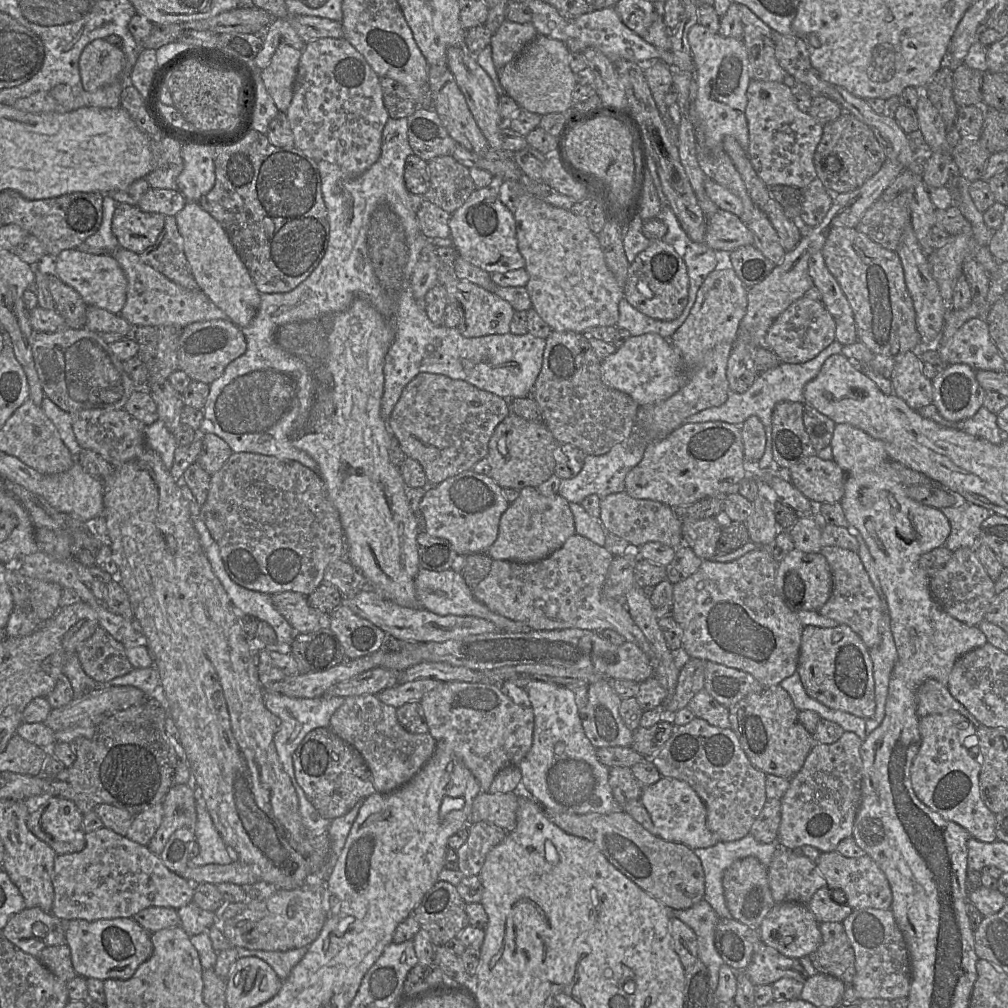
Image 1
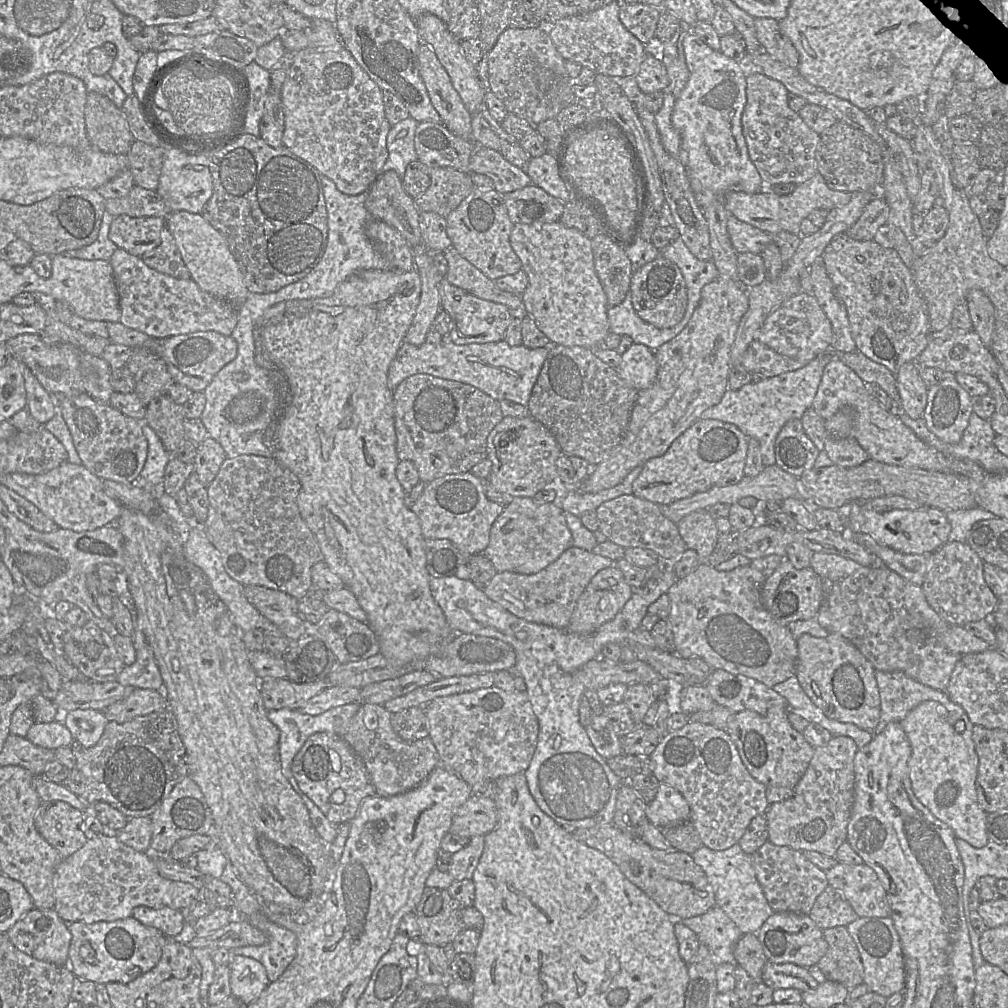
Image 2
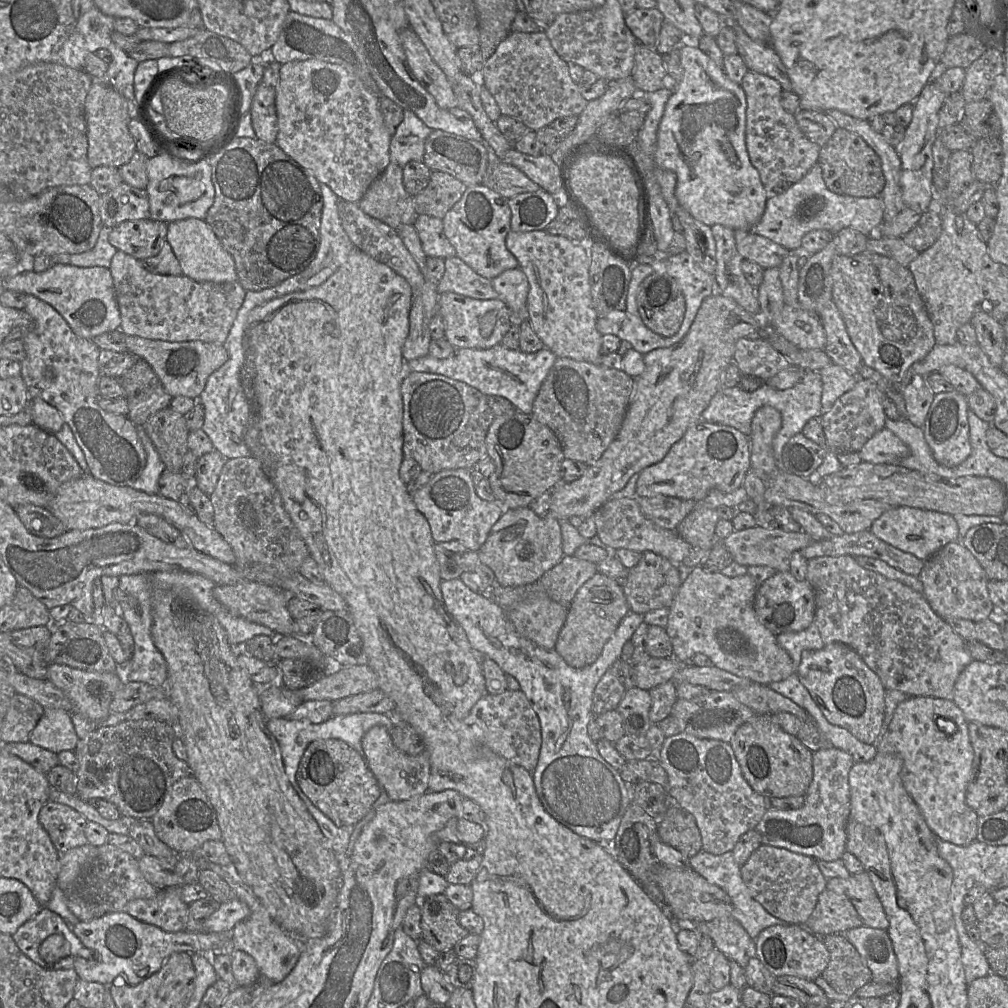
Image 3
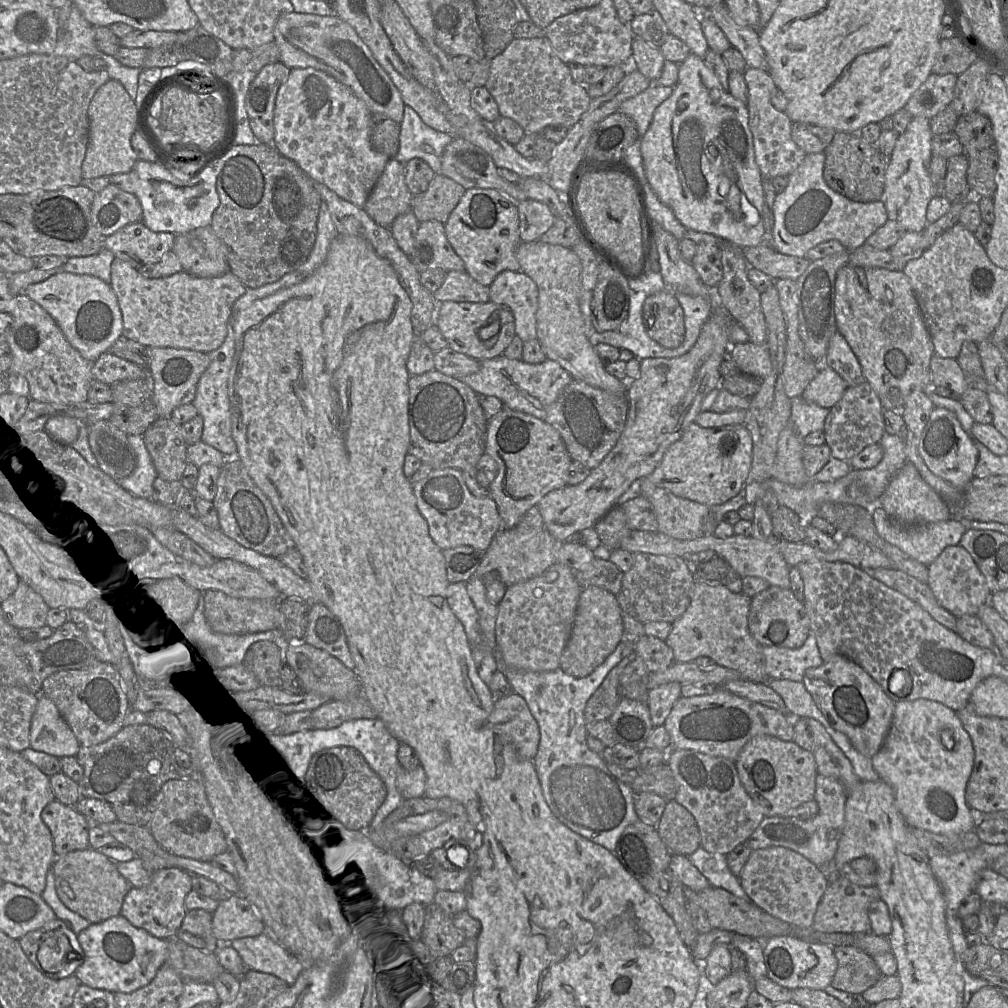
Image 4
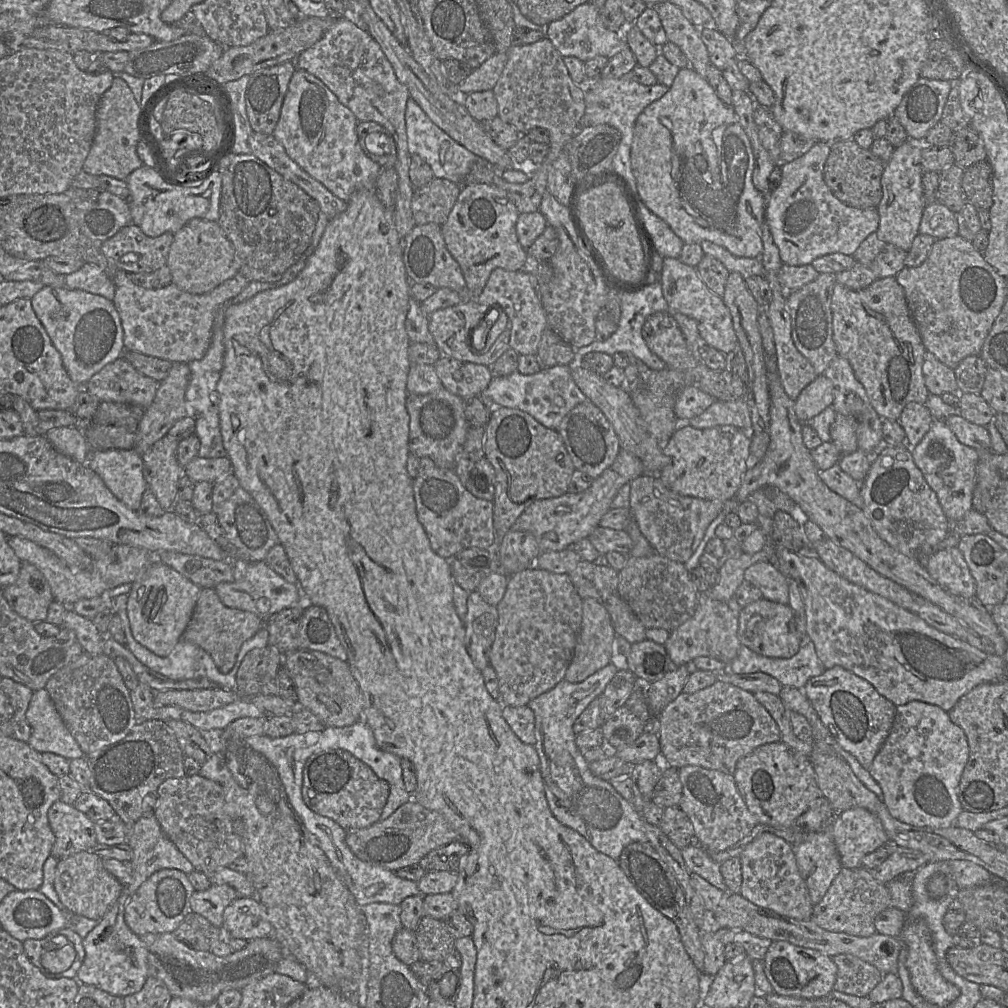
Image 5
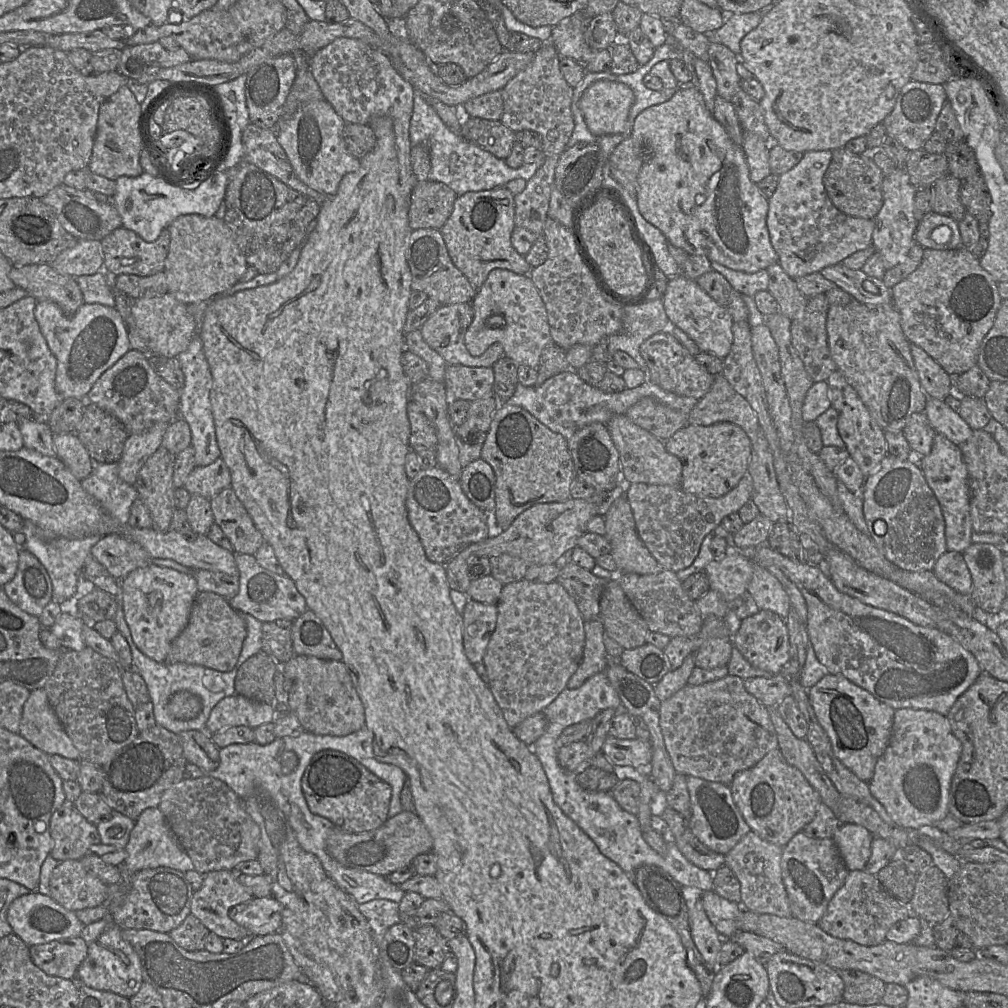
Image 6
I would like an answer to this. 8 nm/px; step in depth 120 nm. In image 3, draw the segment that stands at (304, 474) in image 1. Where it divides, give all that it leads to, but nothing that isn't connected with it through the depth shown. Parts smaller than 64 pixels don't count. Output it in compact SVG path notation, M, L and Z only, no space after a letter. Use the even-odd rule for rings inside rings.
M250 455L226 460L209 498L214 510L213 528L231 546L236 558L233 566L243 576L244 570L251 569L252 564L272 566L278 570L280 576L288 576L299 572L305 558L311 556L306 542L284 508L278 489L266 476L256 457Z

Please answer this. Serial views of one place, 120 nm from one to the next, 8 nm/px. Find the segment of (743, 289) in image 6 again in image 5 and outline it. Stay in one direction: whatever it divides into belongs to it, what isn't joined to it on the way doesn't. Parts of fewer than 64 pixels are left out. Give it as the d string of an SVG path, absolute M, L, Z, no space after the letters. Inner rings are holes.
M704 240L700 246L706 255L718 259L729 272L738 272L746 280L750 276L764 276L764 267L760 258L737 257L724 247Z

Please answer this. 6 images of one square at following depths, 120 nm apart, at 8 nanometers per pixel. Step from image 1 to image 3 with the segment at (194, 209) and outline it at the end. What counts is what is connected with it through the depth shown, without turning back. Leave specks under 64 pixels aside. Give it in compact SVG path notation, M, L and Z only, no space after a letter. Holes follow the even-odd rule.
M187 218L168 223L166 241L178 259L183 275L197 282L237 281L235 263L205 220Z

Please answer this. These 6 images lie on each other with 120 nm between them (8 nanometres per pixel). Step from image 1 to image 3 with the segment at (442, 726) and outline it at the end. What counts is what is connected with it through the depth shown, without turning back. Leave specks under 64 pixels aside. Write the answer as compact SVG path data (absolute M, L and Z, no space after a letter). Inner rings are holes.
M522 690L486 694L471 709L465 723L476 731L476 740L515 765L532 772L541 747L541 725L531 702Z

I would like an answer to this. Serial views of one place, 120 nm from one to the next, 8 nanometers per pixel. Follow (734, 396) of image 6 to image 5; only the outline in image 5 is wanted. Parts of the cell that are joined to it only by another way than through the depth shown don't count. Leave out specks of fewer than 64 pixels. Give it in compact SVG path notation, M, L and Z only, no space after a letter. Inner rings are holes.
M717 399L703 413L692 418L690 425L699 429L731 425L750 433L752 422L745 399L728 401Z

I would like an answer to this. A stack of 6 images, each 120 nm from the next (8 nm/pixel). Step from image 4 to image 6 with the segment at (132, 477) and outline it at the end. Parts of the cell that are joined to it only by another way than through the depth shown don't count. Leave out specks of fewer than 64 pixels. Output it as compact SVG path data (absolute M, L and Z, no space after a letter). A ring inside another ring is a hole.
M118 462L95 463L91 474L81 484L111 520L128 524L130 508L138 492L134 485L120 479L118 469Z

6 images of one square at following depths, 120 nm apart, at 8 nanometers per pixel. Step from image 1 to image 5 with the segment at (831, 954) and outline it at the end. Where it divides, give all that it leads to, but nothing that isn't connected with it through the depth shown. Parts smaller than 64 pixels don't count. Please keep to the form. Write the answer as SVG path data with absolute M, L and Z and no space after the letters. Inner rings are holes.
M839 954L832 959L837 966L834 990L838 992L867 997L884 977L876 967L851 954Z

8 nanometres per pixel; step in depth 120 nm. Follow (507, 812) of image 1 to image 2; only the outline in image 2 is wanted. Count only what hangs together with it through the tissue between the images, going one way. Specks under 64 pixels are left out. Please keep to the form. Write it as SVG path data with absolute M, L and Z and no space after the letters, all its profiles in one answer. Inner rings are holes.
M472 795L454 814L449 833L472 838L486 835L498 824L494 800L486 795Z

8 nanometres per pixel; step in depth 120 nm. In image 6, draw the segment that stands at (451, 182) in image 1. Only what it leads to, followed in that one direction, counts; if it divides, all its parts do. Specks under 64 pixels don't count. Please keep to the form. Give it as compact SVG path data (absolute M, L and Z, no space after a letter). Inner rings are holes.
M429 179L416 182L410 194L410 228L441 230L453 211L457 197L458 195L442 182Z

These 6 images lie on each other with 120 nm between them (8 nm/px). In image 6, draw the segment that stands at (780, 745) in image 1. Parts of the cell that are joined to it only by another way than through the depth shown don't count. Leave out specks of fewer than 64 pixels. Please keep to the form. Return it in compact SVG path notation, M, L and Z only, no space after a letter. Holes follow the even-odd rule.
M779 748L768 752L754 767L738 772L731 784L735 804L753 832L784 847L815 817L822 802L804 775L790 765Z

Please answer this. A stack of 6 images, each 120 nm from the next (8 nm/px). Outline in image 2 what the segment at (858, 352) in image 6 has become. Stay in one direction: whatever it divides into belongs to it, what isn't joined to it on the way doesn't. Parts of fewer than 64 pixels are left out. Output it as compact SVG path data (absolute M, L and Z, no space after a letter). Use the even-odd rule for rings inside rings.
M842 233L830 241L820 261L847 309L856 350L888 368L894 376L904 363L916 361L927 347L932 331L924 299L918 291L911 270L902 262L898 253L885 243L875 240L857 241Z

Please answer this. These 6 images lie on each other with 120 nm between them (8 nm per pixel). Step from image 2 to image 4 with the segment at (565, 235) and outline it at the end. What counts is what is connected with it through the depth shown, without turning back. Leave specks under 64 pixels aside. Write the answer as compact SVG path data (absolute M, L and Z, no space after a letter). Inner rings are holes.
M520 242L515 256L520 271L529 276L538 289L536 312L537 339L548 359L558 362L573 379L616 395L627 394L627 381L611 375L605 369L585 333L585 320L579 305L581 263L571 248L541 242Z

